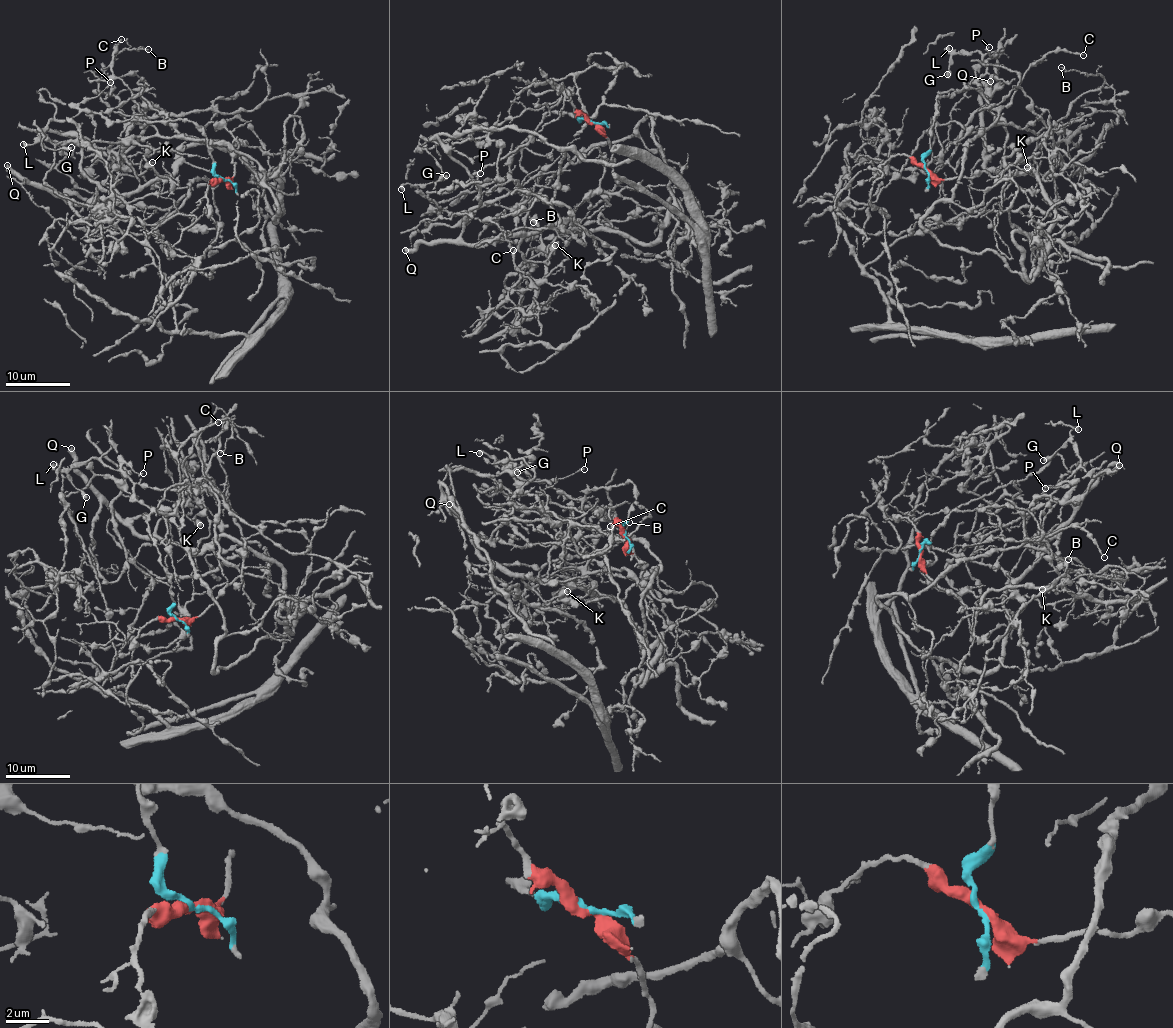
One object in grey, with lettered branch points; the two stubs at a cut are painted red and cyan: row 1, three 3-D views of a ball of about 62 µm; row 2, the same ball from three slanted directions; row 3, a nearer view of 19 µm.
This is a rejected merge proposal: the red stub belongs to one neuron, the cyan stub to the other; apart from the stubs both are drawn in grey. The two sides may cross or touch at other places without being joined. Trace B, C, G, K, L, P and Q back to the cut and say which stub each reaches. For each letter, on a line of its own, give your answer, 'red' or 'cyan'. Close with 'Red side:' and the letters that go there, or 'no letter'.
B: red
C: cyan
G: cyan
K: red
L: cyan
P: cyan
Q: red
Red side: B, K, Q

